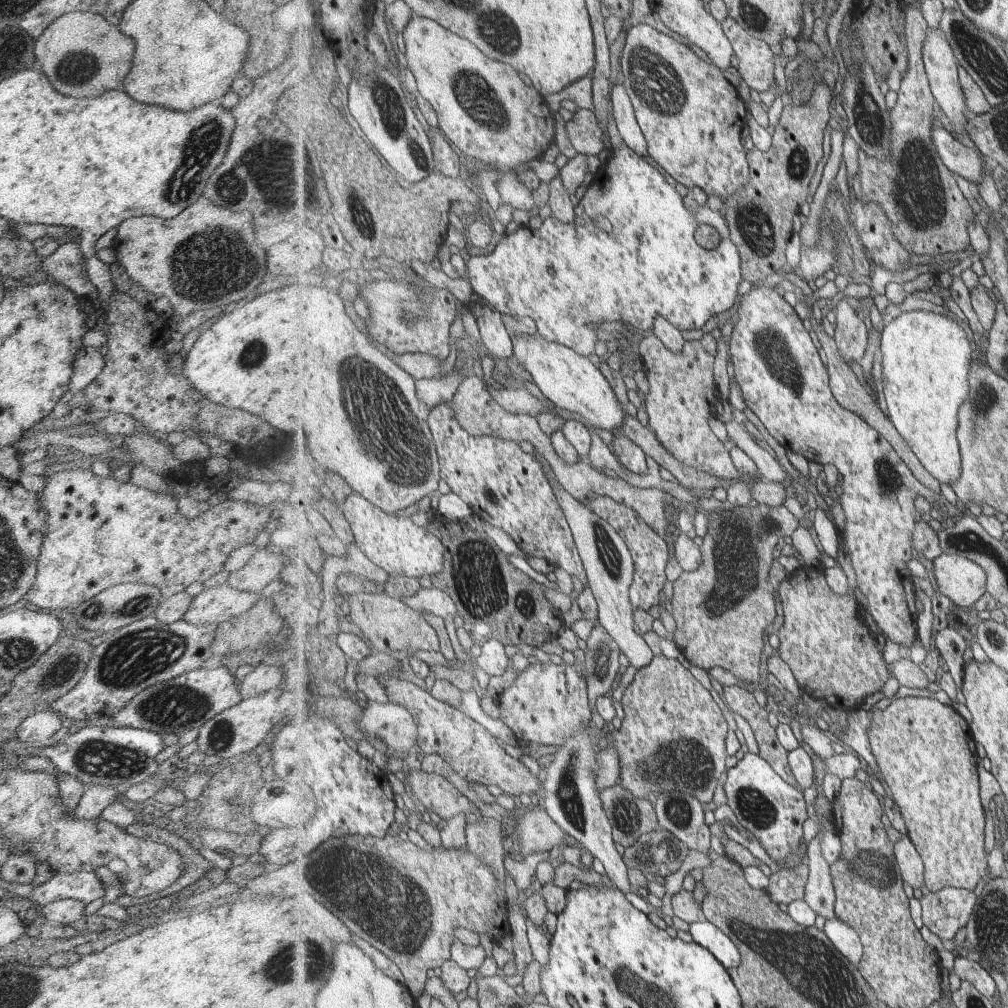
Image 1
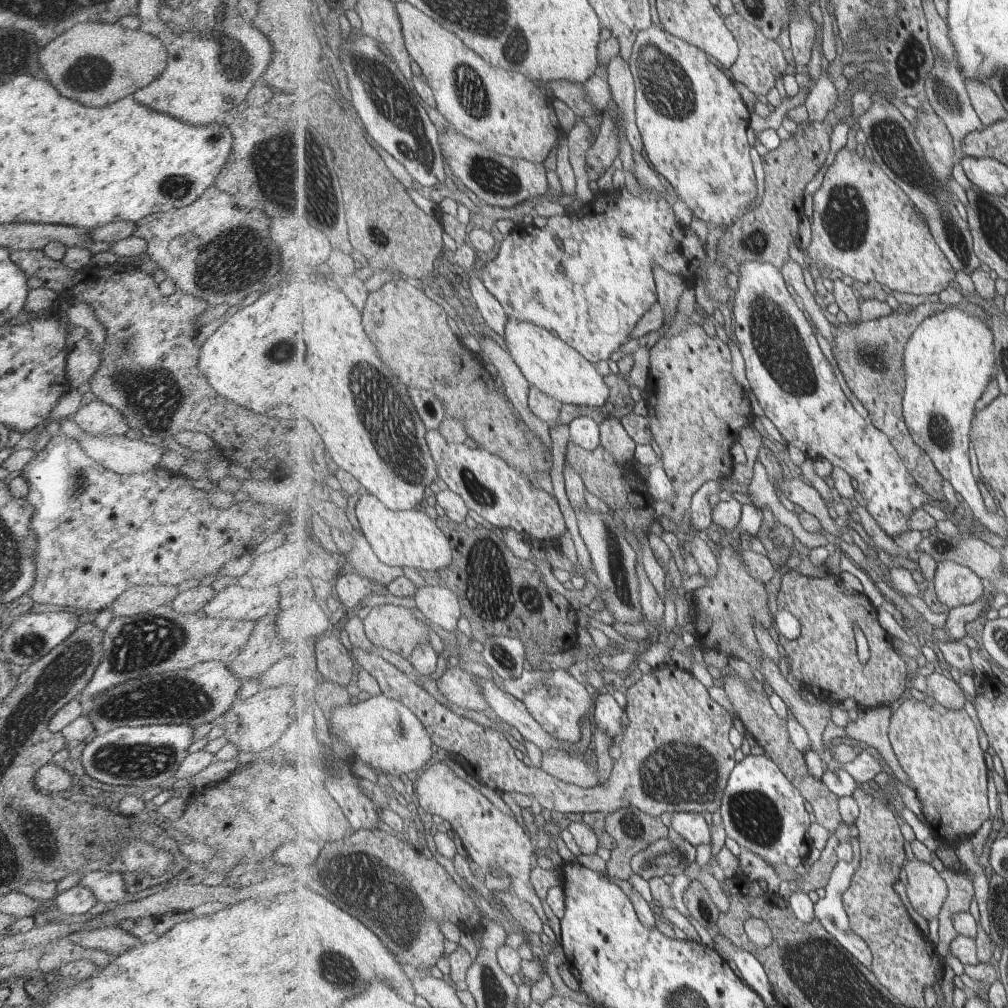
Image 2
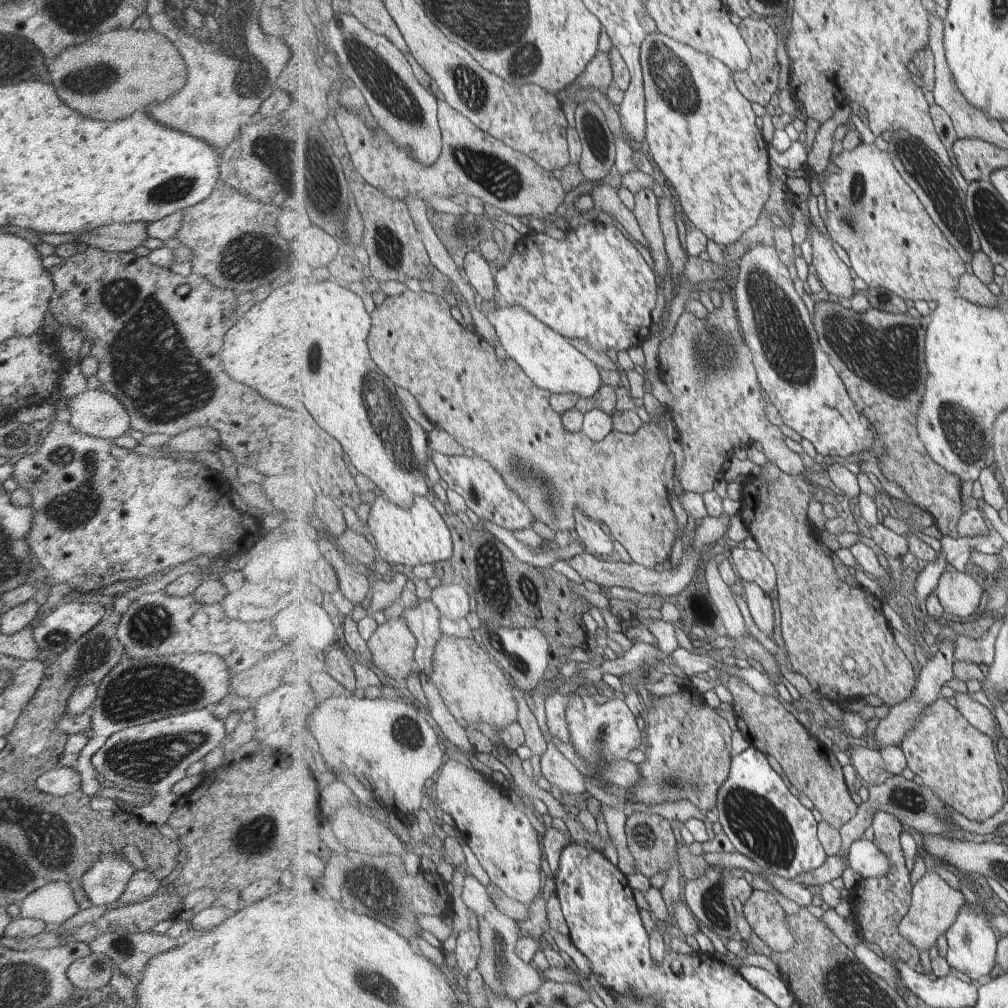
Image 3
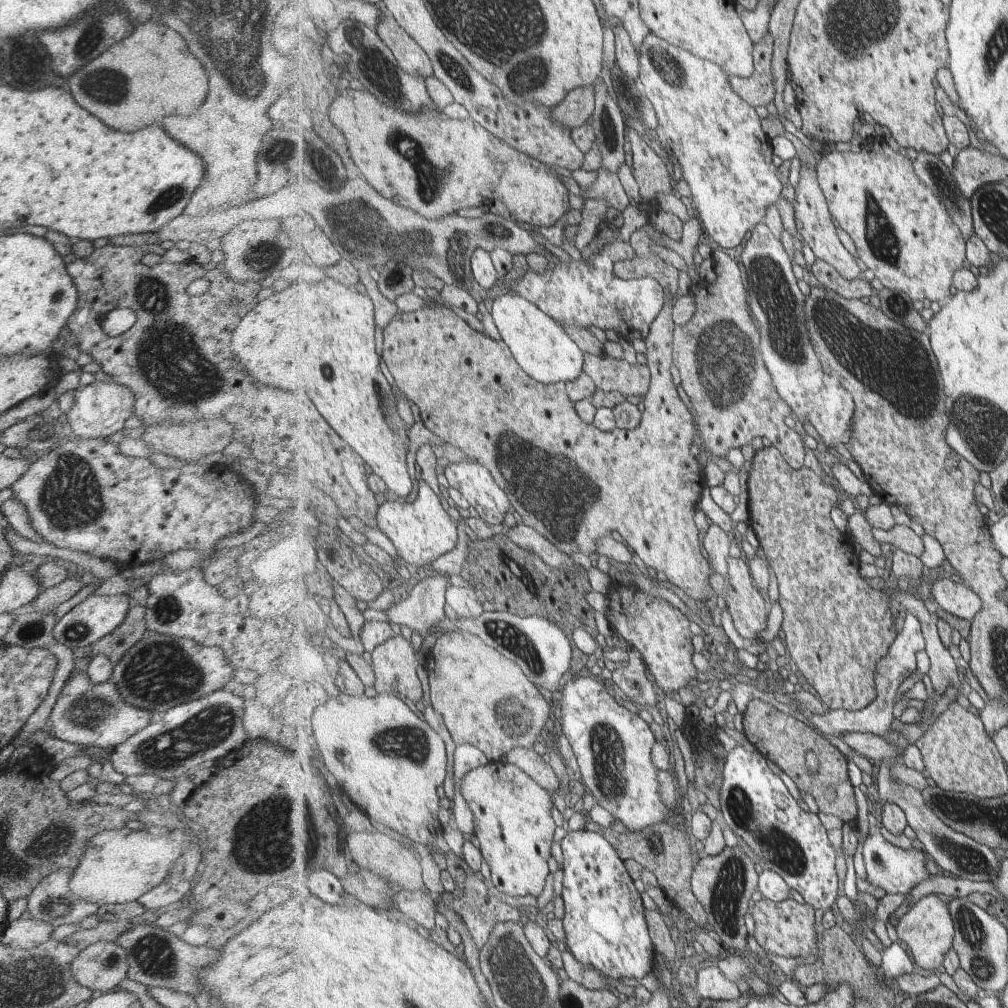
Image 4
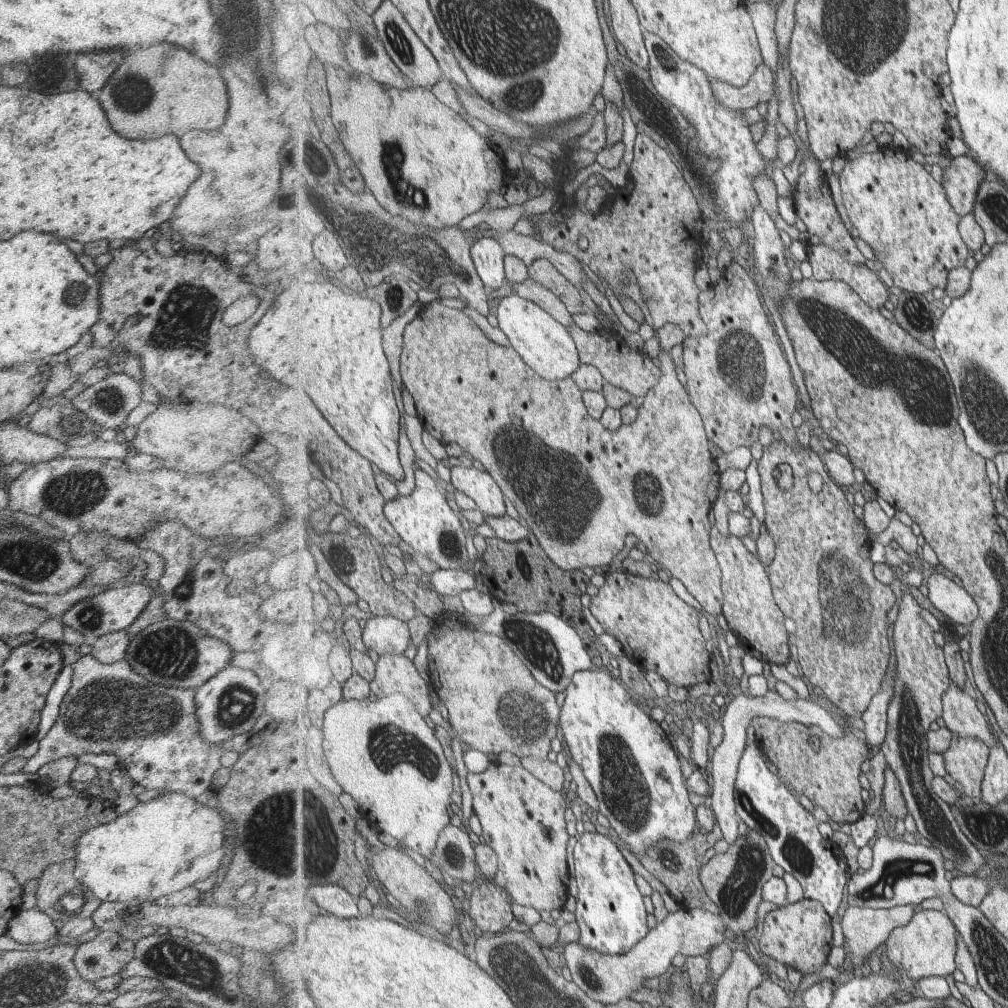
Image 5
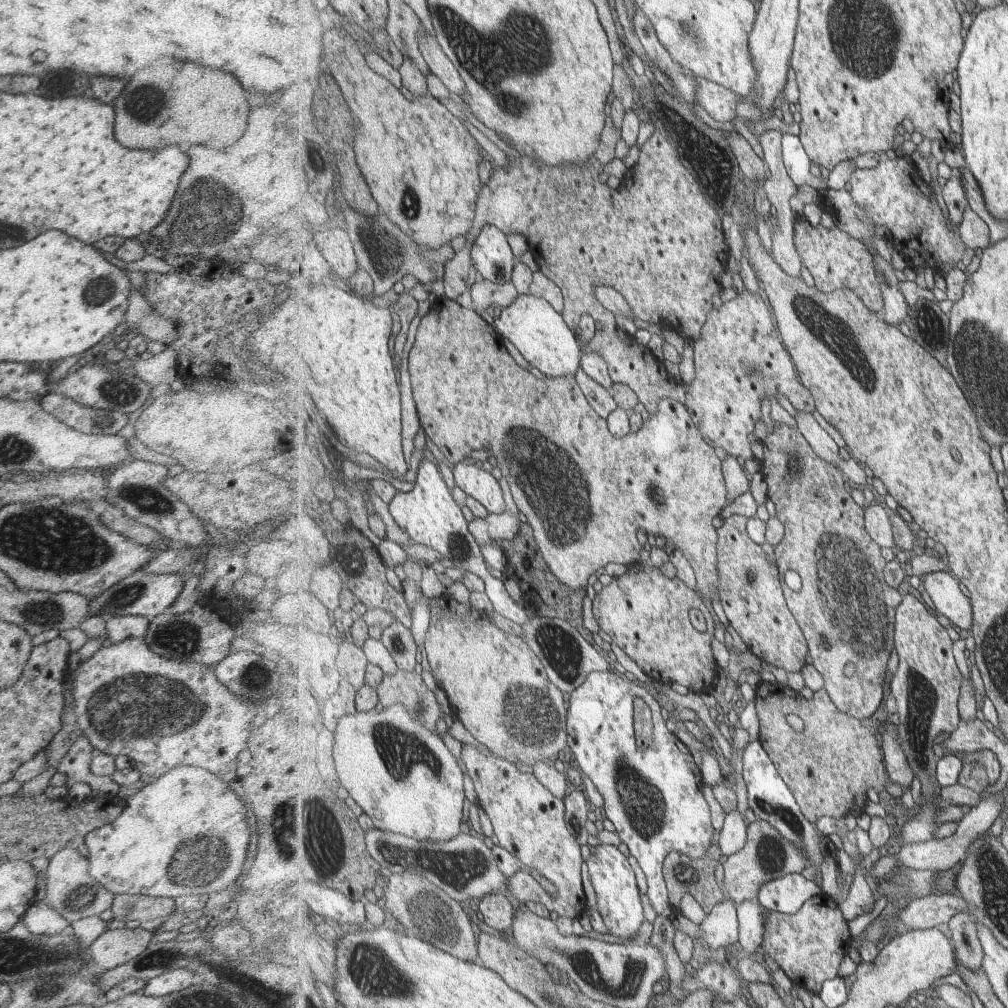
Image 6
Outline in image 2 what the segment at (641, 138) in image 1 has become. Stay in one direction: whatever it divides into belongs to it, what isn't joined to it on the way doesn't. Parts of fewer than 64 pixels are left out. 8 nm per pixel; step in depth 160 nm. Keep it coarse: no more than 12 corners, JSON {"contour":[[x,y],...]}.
{"contour":[[614,58],[607,79],[620,106],[628,142],[645,156],[635,124],[635,80],[629,62]]}

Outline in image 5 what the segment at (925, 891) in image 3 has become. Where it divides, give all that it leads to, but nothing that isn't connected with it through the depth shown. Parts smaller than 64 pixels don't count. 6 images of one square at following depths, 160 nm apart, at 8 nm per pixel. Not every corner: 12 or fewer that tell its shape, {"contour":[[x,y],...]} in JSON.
{"contour":[[917,909],[885,942],[916,983],[957,970],[957,932],[943,910]]}

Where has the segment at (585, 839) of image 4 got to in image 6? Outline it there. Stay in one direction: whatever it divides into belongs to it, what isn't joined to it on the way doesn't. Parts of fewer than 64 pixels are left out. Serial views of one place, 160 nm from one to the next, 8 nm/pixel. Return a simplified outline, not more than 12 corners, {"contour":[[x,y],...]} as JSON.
{"contour":[[619,848],[587,860],[597,910],[624,944],[645,922],[635,870]]}

